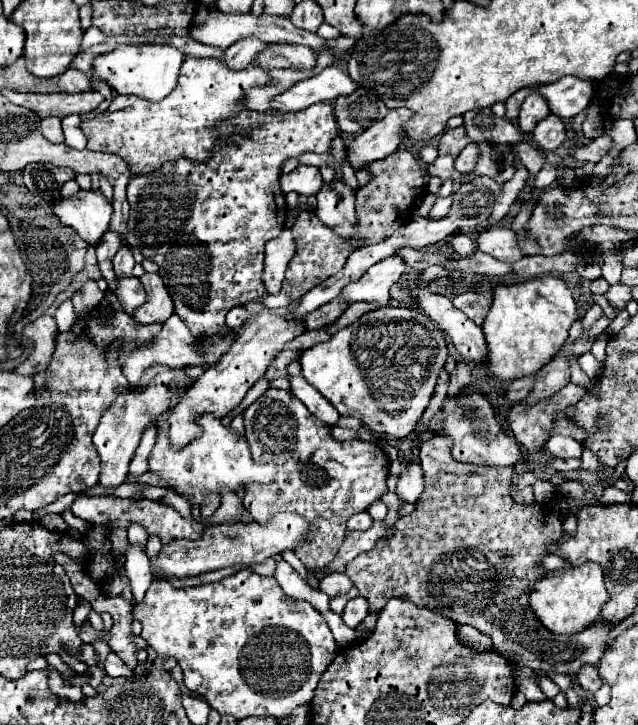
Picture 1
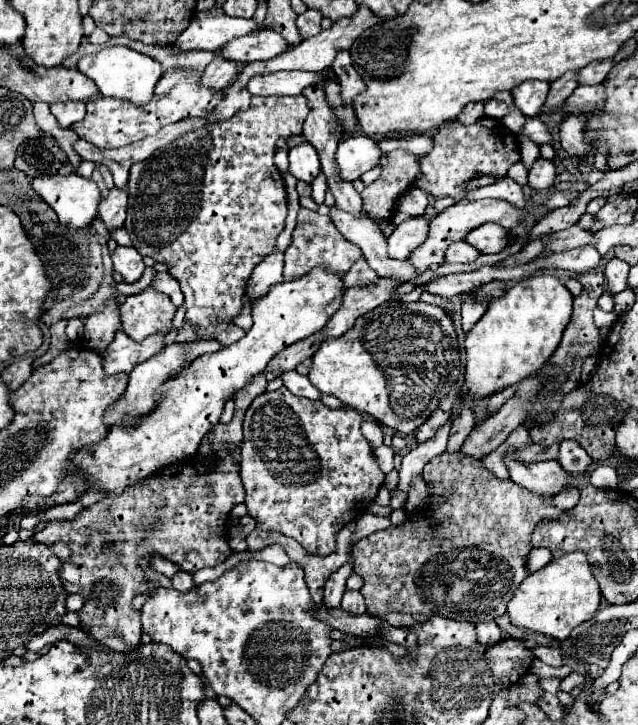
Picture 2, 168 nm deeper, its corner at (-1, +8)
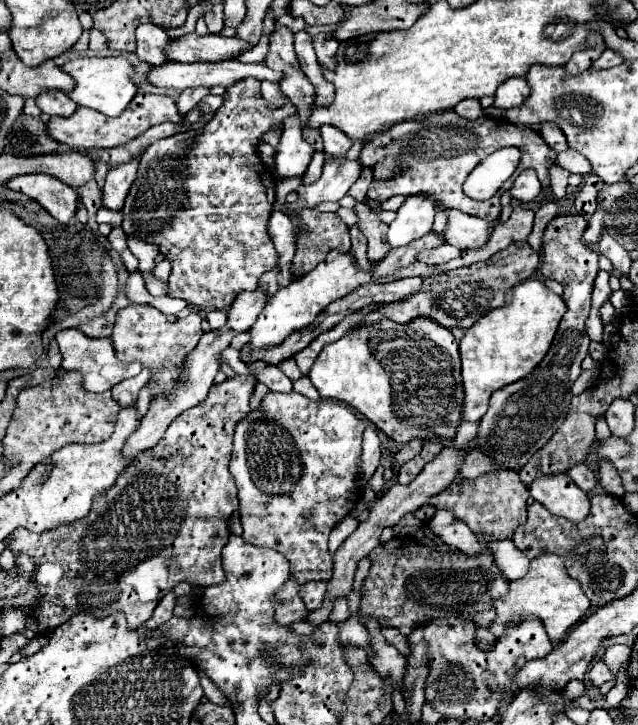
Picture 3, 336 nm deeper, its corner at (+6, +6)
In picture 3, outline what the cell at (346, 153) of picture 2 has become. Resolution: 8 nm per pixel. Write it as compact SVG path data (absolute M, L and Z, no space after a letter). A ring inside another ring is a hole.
M327 157L321 177L313 185L301 185L297 189L299 199L285 205L285 213L295 207L315 207L321 201L339 201L347 195L349 187L359 179L361 163L347 157Z

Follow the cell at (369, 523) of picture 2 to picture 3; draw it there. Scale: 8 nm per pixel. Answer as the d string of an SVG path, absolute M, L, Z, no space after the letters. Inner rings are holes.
M309 581L309 583L305 583L305 587L301 589L301 595L303 595L303 601L307 603L309 611L315 611L323 605L325 591L327 591L327 581Z

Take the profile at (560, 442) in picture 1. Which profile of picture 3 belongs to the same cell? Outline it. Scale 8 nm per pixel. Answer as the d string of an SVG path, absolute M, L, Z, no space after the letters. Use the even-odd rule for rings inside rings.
M575 465L567 471L567 475L575 481L575 485L579 485L583 491L591 491L597 485L595 473L587 467L587 465Z

